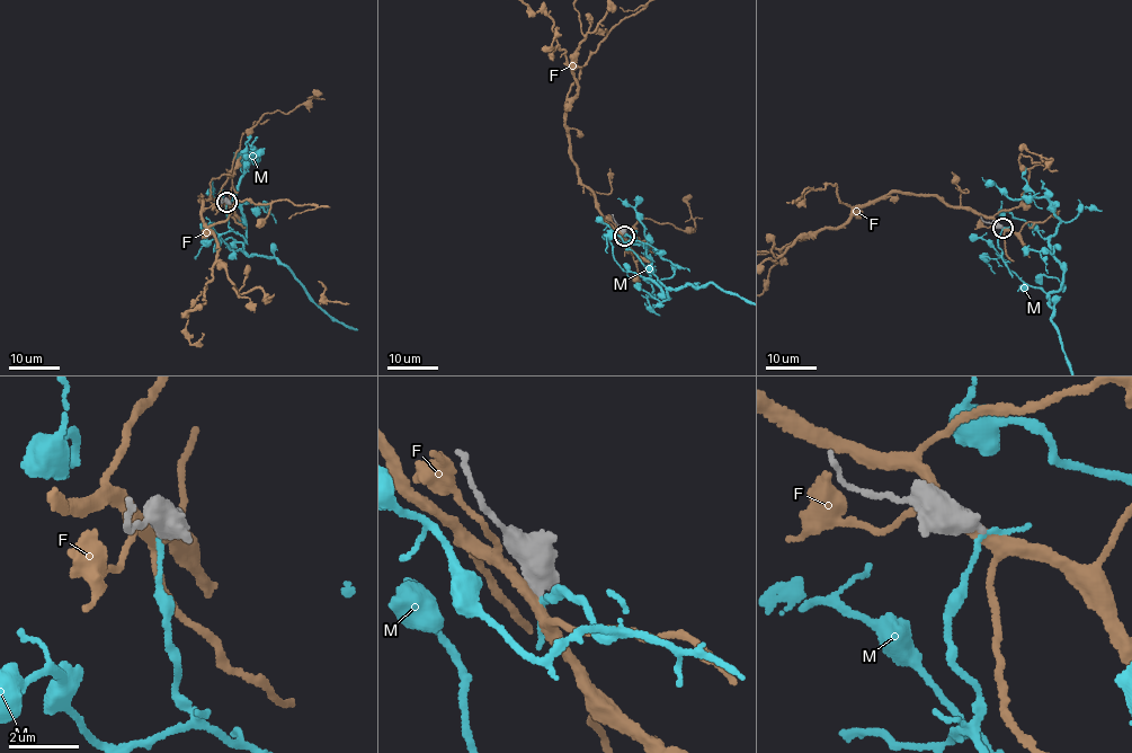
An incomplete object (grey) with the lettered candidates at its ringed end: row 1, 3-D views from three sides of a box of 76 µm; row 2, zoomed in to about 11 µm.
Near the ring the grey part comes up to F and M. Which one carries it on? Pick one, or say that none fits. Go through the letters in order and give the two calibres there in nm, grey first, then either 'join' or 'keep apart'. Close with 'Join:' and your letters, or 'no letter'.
F: 650/340 nm | keep apart
M: 440/150 nm | keep apart
Join: no letter

